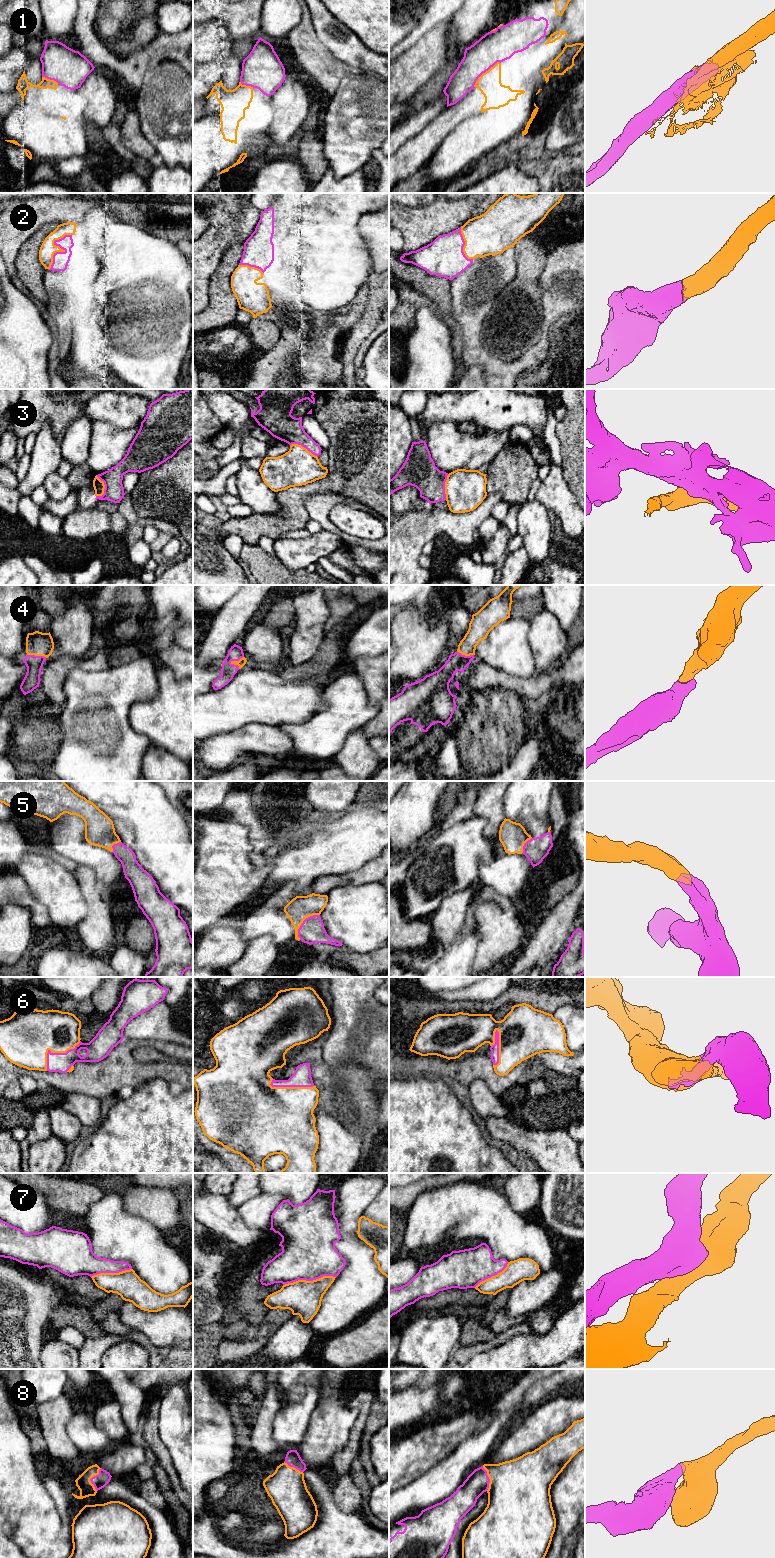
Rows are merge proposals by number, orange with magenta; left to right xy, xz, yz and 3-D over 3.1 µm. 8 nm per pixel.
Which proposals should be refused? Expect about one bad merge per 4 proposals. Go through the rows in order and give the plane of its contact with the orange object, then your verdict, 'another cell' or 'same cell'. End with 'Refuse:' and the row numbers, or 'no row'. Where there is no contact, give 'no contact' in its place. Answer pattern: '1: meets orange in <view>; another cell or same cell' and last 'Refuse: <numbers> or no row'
1: meets orange in yz; same cell
2: meets orange in xy; same cell
3: meets orange in xy; another cell
4: meets orange in xz; same cell
5: meets orange in xz; same cell
6: meets orange in yz; same cell
7: meets orange in xz; another cell
8: meets orange in xy; same cell
Refuse: 3, 7

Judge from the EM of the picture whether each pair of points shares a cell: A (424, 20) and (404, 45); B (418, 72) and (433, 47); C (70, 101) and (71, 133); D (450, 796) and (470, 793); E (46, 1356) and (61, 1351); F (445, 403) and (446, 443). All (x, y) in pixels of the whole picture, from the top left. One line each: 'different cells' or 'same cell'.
A: same cell
B: same cell
C: different cells
D: same cell
E: same cell
F: different cells

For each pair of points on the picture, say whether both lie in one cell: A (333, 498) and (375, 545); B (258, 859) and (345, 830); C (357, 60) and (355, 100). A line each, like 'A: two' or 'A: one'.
A: one
B: one
C: two

